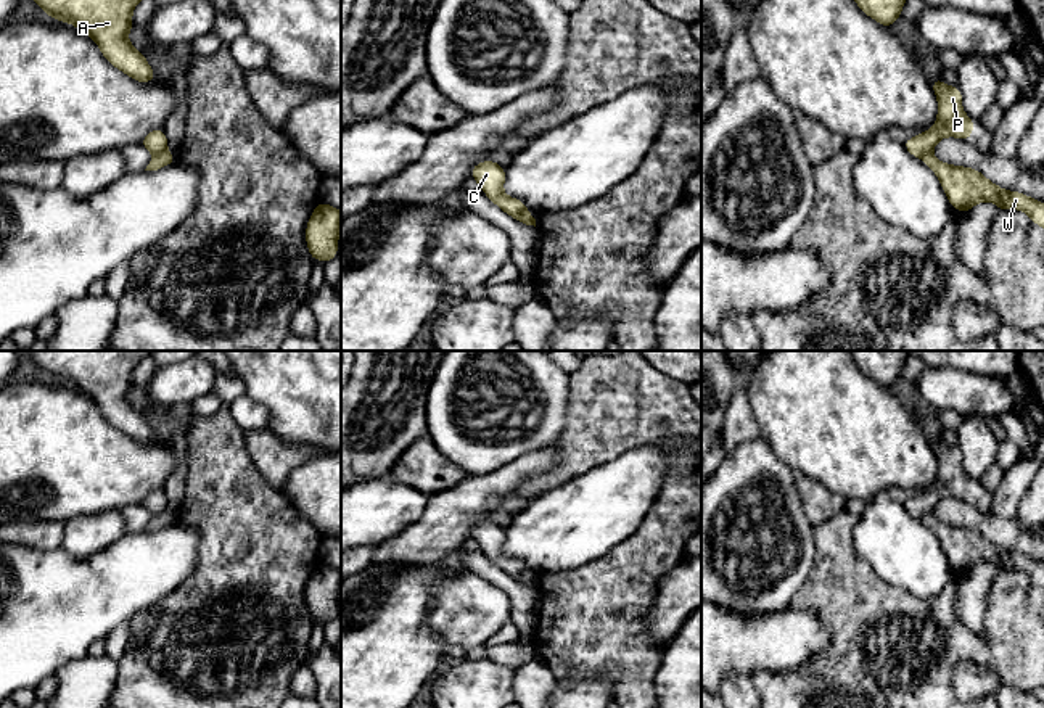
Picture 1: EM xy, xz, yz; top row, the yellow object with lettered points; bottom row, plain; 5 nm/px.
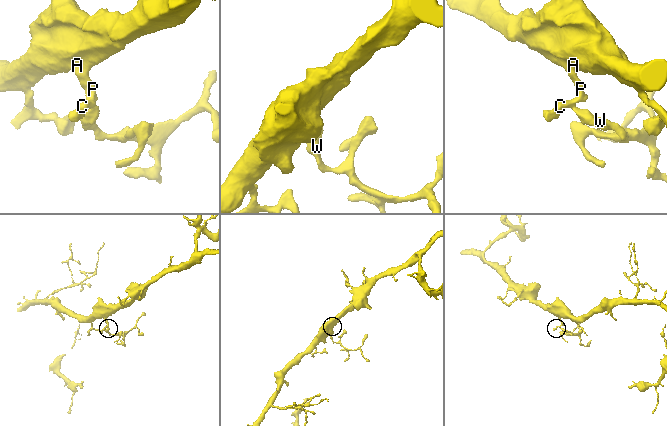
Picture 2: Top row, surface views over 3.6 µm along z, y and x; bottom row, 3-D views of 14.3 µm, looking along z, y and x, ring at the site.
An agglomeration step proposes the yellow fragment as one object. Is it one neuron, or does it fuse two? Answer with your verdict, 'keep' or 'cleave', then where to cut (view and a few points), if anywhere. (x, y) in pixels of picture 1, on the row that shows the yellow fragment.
cleave; cut in xy along (166, 148), (155, 156)

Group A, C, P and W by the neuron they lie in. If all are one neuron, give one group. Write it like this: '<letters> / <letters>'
A C P / W

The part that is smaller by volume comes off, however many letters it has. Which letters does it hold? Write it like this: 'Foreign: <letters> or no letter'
Foreign: W

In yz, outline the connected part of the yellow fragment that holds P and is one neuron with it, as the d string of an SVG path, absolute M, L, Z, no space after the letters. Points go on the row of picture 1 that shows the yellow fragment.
M939 79L931 80L931 85L938 100L936 122L931 129L904 142L906 150L920 159L930 154L941 138L957 137L968 142L975 129L975 122L964 113L960 88Z

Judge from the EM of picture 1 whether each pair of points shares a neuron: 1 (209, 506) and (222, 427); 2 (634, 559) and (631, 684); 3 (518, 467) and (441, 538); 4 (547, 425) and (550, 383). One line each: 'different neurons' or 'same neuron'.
1: same neuron
2: same neuron
3: same neuron
4: same neuron

